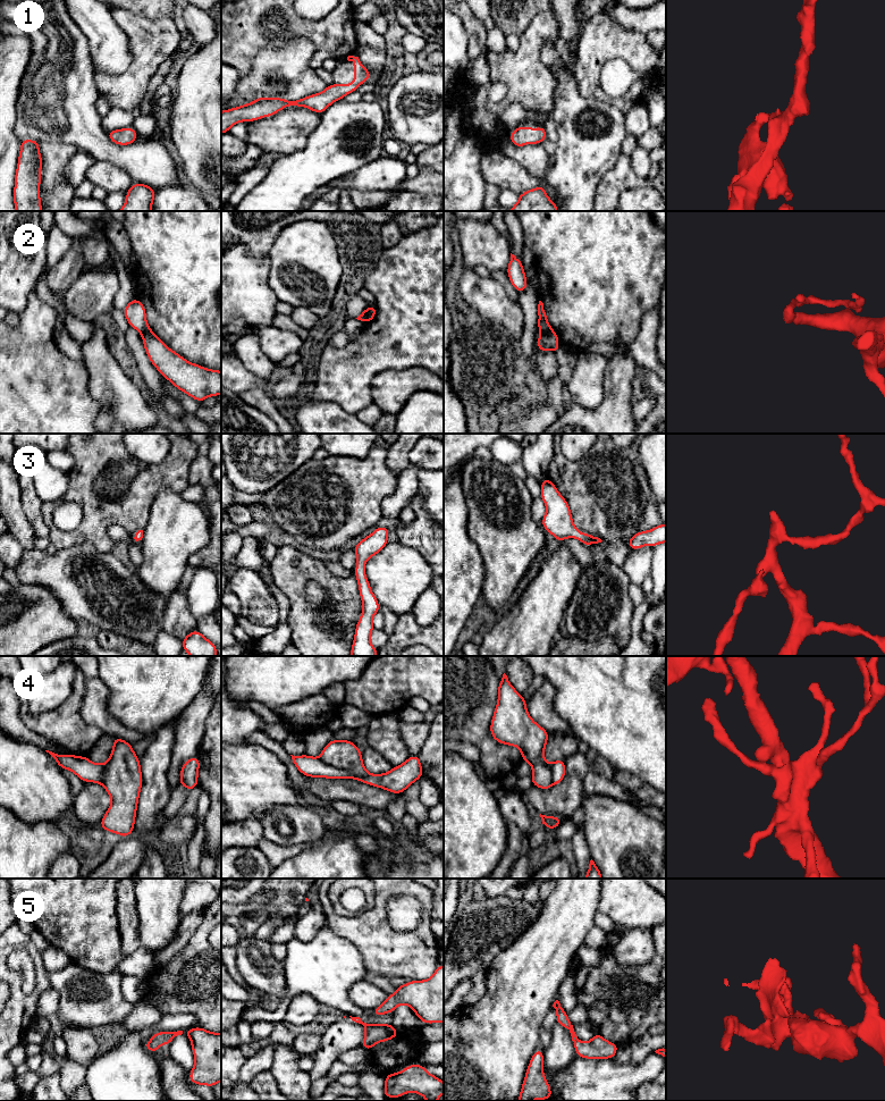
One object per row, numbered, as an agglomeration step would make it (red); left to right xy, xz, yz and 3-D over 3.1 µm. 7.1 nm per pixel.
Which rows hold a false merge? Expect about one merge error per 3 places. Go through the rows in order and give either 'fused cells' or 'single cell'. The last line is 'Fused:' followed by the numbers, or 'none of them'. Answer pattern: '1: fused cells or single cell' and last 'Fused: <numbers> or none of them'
1: single cell
2: fused cells
3: single cell
4: fused cells
5: single cell
Fused: 2, 4

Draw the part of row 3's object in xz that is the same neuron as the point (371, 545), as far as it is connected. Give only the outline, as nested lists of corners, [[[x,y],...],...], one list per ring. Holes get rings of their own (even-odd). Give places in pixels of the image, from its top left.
[[[379,527],[371,535],[363,538],[353,549],[357,557],[354,574],[357,579],[363,610],[355,628],[351,656],[378,655],[378,649],[370,642],[370,636],[374,629],[372,617],[379,612],[380,605],[370,588],[364,566],[370,557],[378,554],[387,545],[389,531],[390,529],[386,527]]]

